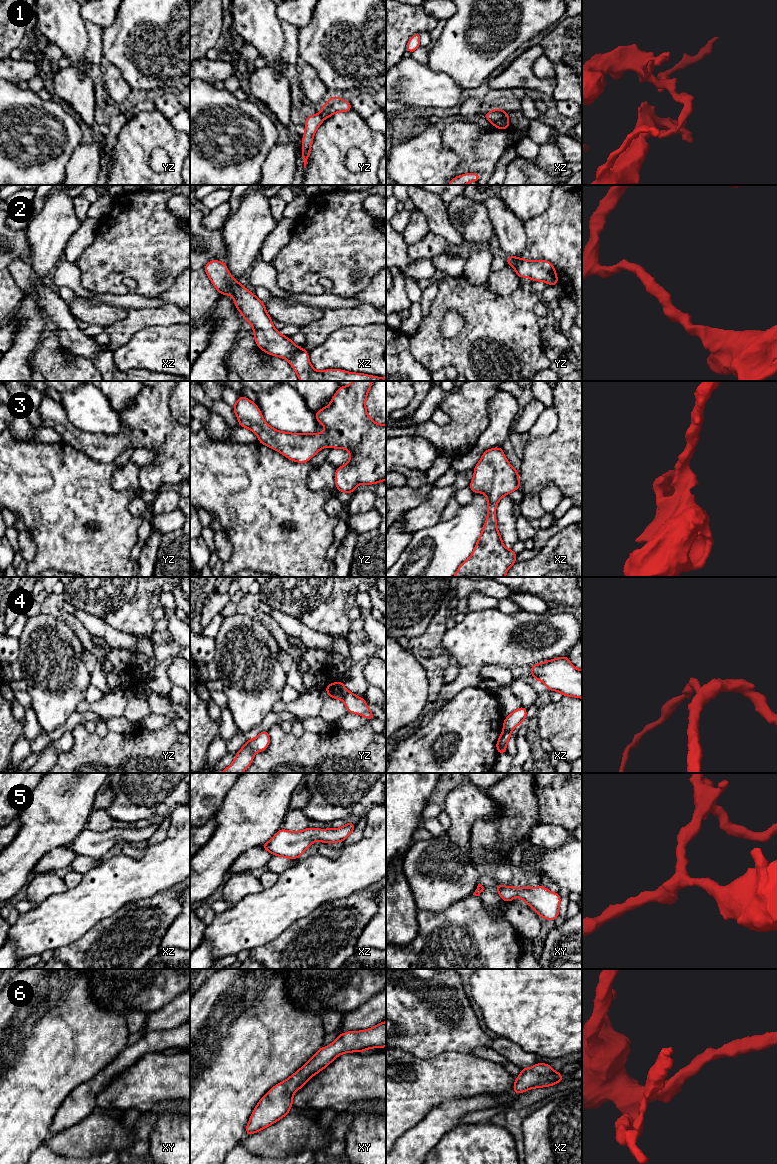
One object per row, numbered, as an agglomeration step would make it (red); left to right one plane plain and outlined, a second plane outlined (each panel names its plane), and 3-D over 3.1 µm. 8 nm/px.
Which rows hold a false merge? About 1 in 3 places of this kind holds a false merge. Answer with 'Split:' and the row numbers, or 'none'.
Split: 1, 4

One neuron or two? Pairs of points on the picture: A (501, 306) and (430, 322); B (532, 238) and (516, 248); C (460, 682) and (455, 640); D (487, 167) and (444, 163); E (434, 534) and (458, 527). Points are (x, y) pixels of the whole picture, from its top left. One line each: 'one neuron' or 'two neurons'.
A: one neuron
B: two neurons
C: one neuron
D: two neurons
E: one neuron

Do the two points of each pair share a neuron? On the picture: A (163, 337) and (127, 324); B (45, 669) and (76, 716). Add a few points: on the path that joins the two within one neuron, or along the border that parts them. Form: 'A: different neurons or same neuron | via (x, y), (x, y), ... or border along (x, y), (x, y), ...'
A: different neurons | border along (164, 325), (145, 326), (137, 330), (123, 344)
B: different neurons | border along (75, 709), (69, 718), (56, 728)

